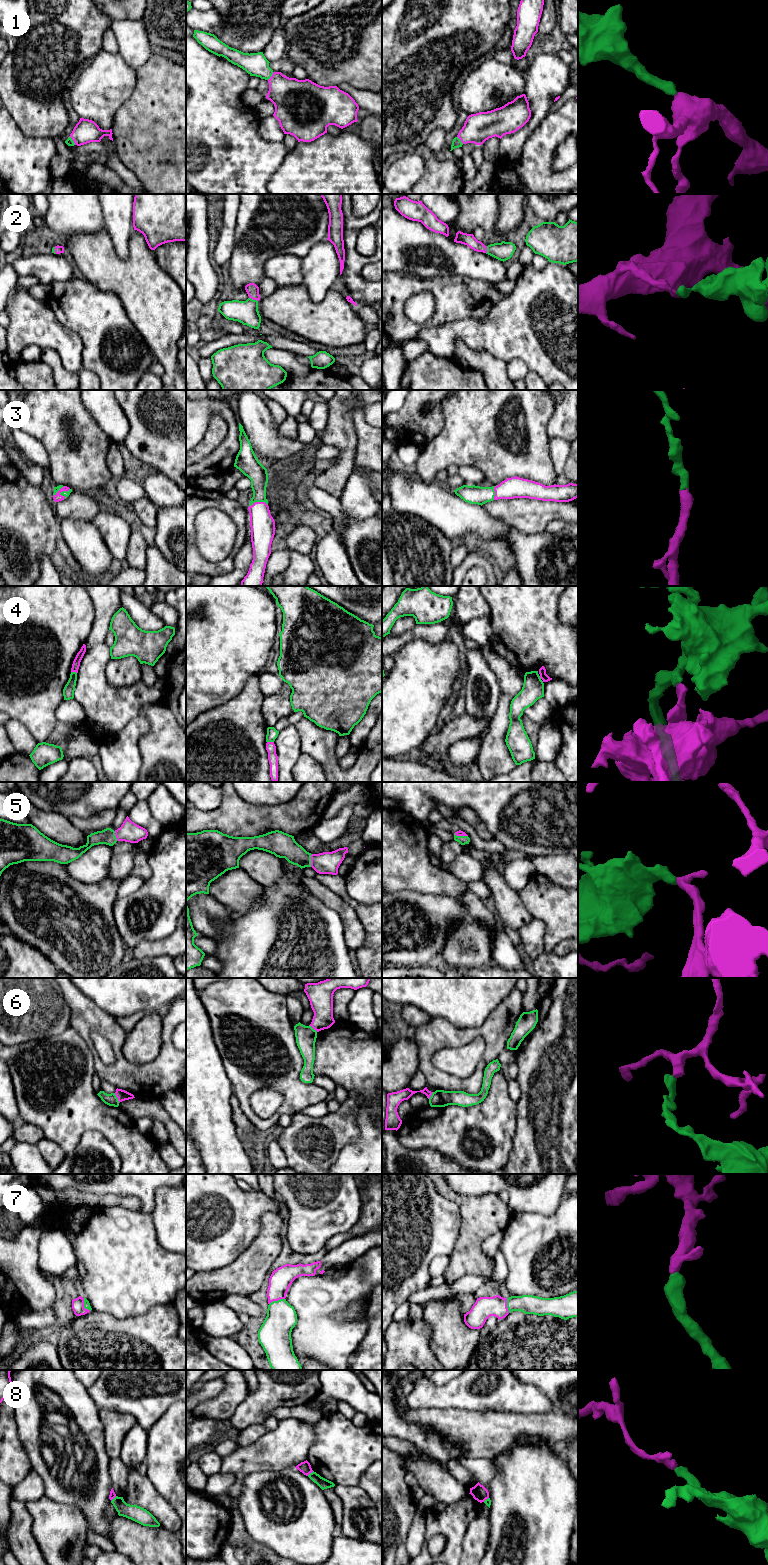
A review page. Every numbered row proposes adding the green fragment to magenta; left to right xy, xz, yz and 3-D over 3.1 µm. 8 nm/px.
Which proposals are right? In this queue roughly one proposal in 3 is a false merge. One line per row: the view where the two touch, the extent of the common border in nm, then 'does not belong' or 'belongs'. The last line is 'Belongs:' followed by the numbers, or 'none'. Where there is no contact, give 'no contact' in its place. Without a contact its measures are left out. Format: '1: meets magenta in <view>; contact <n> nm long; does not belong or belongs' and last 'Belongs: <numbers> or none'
1: meets magenta in xy; contact 90 nm long; belongs
2: meets magenta in xz; contact 80 nm long; belongs
3: meets magenta in xz; contact 150 nm long; belongs
4: meets magenta in xz; contact 60 nm long; does not belong
5: meets magenta in xz; contact 110 nm long; belongs
6: meets magenta in xy; contact 90 nm long; does not belong
7: meets magenta in xy; contact 120 nm long; belongs
8: meets magenta in xz; contact 70 nm long; does not belong
Belongs: 1, 2, 3, 5, 7

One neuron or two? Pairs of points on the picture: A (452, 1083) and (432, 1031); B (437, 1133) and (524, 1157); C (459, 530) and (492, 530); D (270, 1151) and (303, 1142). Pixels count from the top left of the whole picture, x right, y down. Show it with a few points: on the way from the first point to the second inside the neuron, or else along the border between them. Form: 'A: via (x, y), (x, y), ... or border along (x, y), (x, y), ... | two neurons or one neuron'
A: via (437, 1076), (427, 1066), (427, 1046) | one neuron
B: border along (515, 1130), (512, 1147), (506, 1163) | two neurons
C: via (467, 528), (484, 528) | one neuron
D: border along (276, 1139), (288, 1163) | two neurons

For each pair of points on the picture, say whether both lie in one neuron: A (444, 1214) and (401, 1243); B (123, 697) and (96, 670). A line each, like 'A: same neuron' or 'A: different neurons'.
A: same neuron
B: same neuron

